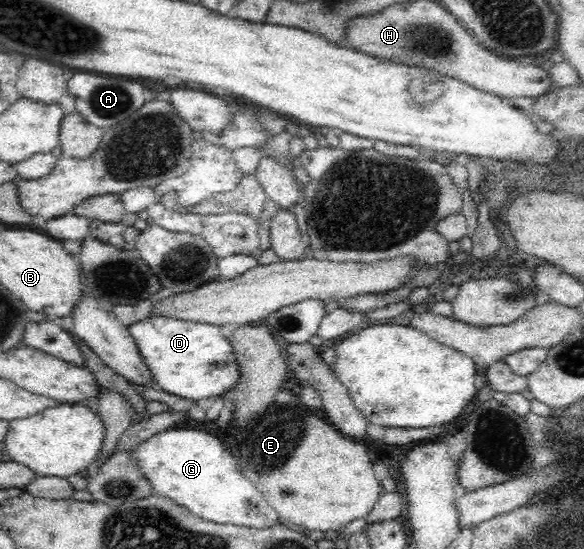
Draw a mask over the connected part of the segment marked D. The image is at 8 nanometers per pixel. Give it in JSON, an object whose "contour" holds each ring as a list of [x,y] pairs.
{"contour":[[[150,314],[146,318],[131,322],[127,327],[130,337],[134,339],[139,356],[149,368],[152,385],[177,395],[177,397],[192,399],[207,399],[223,392],[231,392],[231,387],[238,380],[239,368],[235,364],[234,351],[228,340],[221,336],[221,327],[205,322],[185,321],[181,318]]]}

